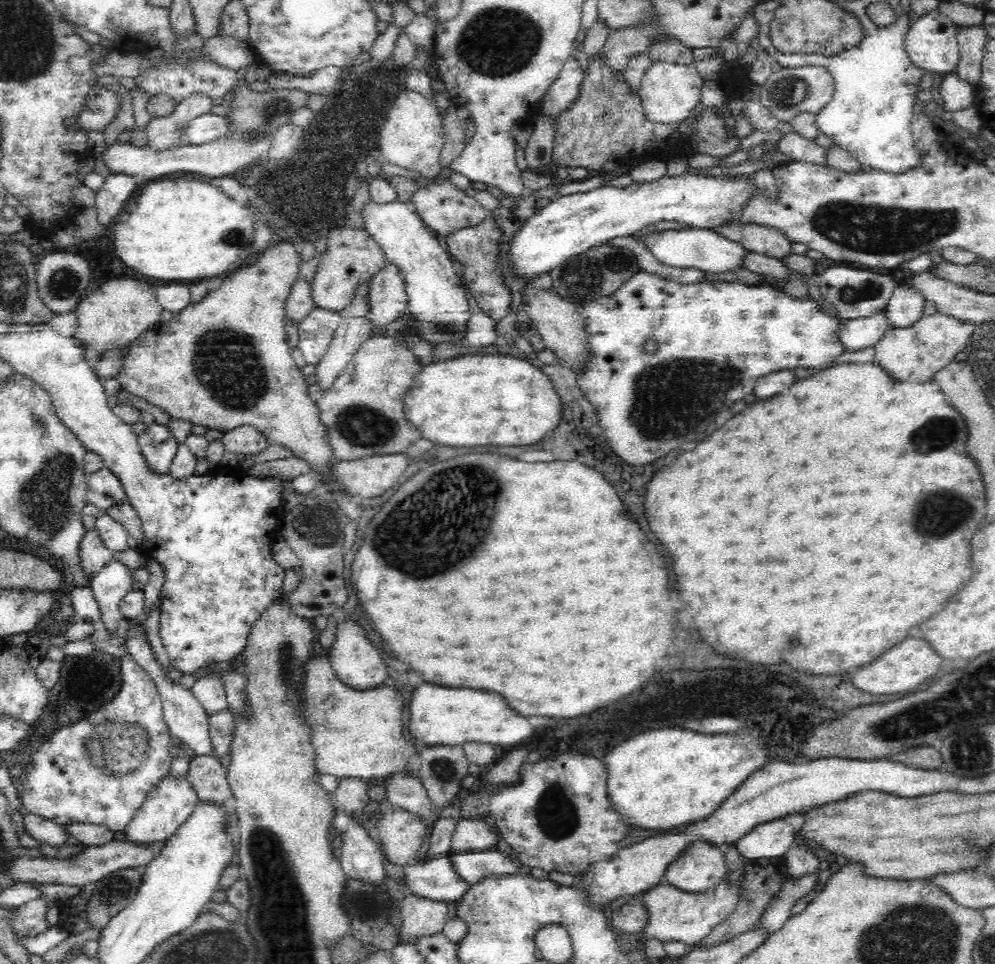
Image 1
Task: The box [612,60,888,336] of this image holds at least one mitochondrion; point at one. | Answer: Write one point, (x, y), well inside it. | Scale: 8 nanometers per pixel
(787, 92)

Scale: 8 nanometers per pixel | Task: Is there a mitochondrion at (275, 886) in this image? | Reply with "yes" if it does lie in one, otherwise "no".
yes

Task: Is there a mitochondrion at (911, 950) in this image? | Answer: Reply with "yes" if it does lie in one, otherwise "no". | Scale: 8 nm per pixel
yes

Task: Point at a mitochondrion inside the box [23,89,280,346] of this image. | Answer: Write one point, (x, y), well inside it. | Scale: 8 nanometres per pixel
(62, 284)

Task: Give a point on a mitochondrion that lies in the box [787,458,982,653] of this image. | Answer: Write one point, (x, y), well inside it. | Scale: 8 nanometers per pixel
(934, 516)

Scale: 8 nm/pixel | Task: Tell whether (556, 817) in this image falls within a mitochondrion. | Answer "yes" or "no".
yes

